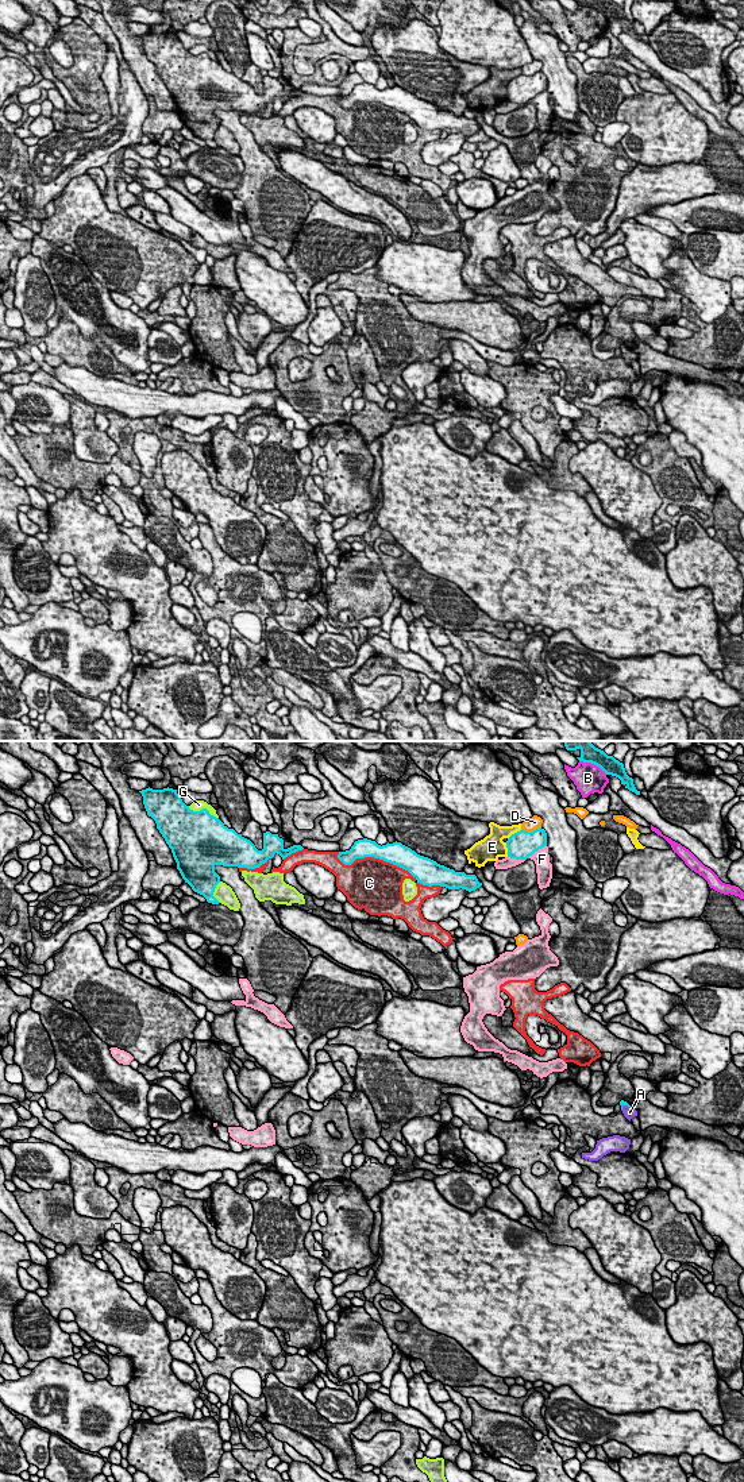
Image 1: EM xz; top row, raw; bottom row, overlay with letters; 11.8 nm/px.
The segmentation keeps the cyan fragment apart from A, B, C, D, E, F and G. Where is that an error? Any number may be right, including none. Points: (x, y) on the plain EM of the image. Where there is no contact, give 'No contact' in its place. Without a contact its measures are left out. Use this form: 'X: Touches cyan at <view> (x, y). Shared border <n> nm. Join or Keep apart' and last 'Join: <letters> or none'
A: Touches cyan at xz (624, 348). Shared border 120 nm. Join
B: Touches cyan at xz (593, 7). Shared border 380 nm. Keep apart
C: Touches cyan at xz (376, 101). Shared border 1000 nm. Keep apart
D: Touches cyan at xz (531, 76). Shared border 240 nm. Keep apart
E: Touches cyan at xz (508, 93). Shared border 180 nm. Keep apart
F: Touches cyan at xz (536, 95). Shared border 280 nm. Keep apart
G: Touches cyan at xz (203, 53). Shared border 400 nm. Keep apart
Join: A

